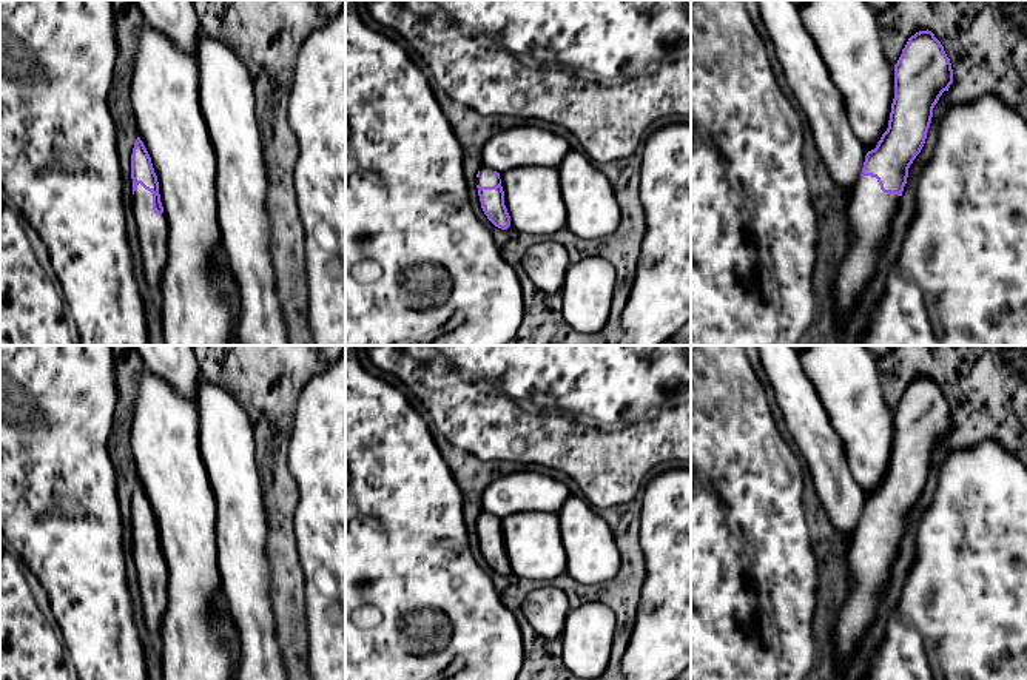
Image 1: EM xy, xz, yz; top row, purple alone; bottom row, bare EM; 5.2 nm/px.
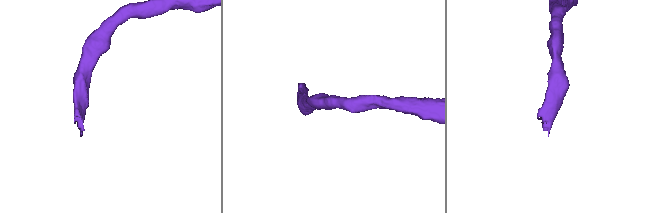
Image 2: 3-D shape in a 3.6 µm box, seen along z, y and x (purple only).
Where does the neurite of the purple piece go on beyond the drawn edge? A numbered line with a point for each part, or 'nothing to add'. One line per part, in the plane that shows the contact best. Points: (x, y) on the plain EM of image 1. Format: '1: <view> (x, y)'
1: xy (153, 574)

